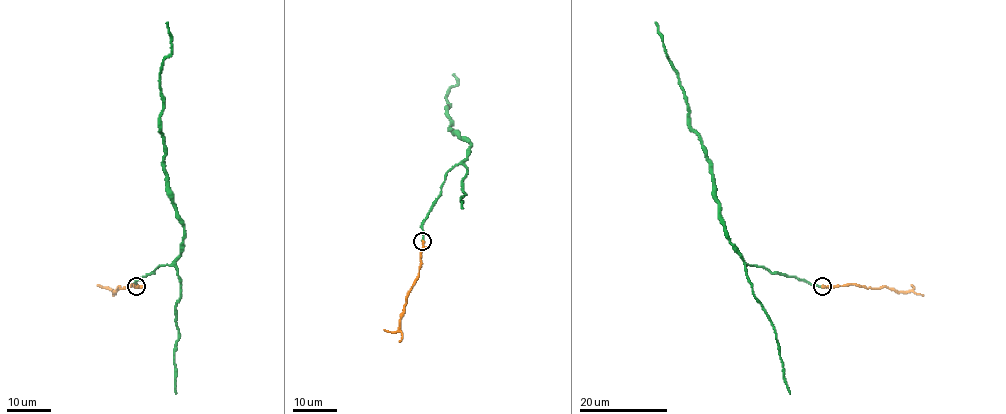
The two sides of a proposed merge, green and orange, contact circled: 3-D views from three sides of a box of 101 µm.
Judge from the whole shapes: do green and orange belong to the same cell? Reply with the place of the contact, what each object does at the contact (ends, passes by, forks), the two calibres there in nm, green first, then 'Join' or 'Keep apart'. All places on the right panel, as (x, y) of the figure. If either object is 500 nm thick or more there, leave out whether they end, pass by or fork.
Place: (822, 286). At the ring green ends. At the ring orange ends. Thickness 340 nm (green) against 400 nm. Join

